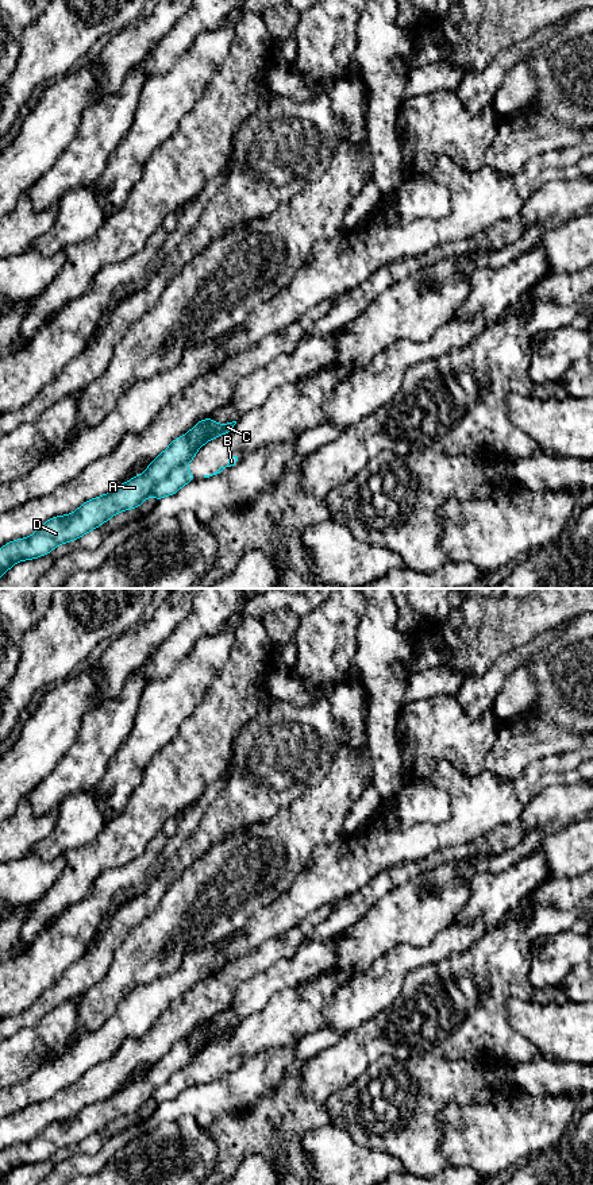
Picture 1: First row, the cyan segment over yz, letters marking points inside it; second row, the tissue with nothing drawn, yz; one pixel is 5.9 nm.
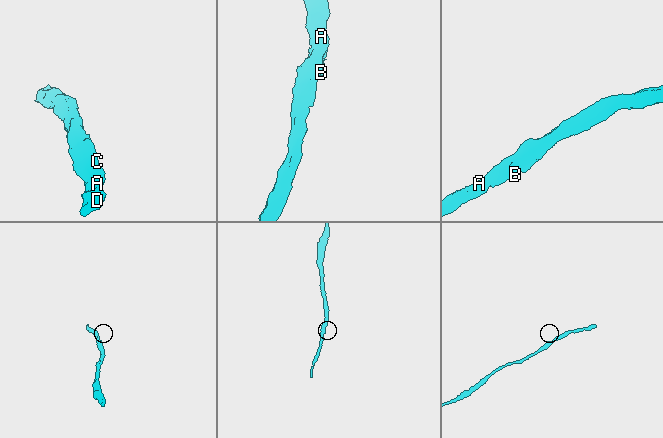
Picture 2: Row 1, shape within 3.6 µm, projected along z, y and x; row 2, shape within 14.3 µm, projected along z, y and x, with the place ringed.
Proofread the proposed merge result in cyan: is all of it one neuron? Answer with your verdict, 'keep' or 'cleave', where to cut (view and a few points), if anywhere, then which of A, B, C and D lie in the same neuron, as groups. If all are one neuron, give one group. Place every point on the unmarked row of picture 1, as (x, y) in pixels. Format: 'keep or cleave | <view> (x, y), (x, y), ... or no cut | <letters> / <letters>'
cleave | yz (193, 1060), (176, 1070), (149, 1097) | A C D / B

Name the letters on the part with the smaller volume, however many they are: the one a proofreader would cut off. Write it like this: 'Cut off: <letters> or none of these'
Cut off: B

